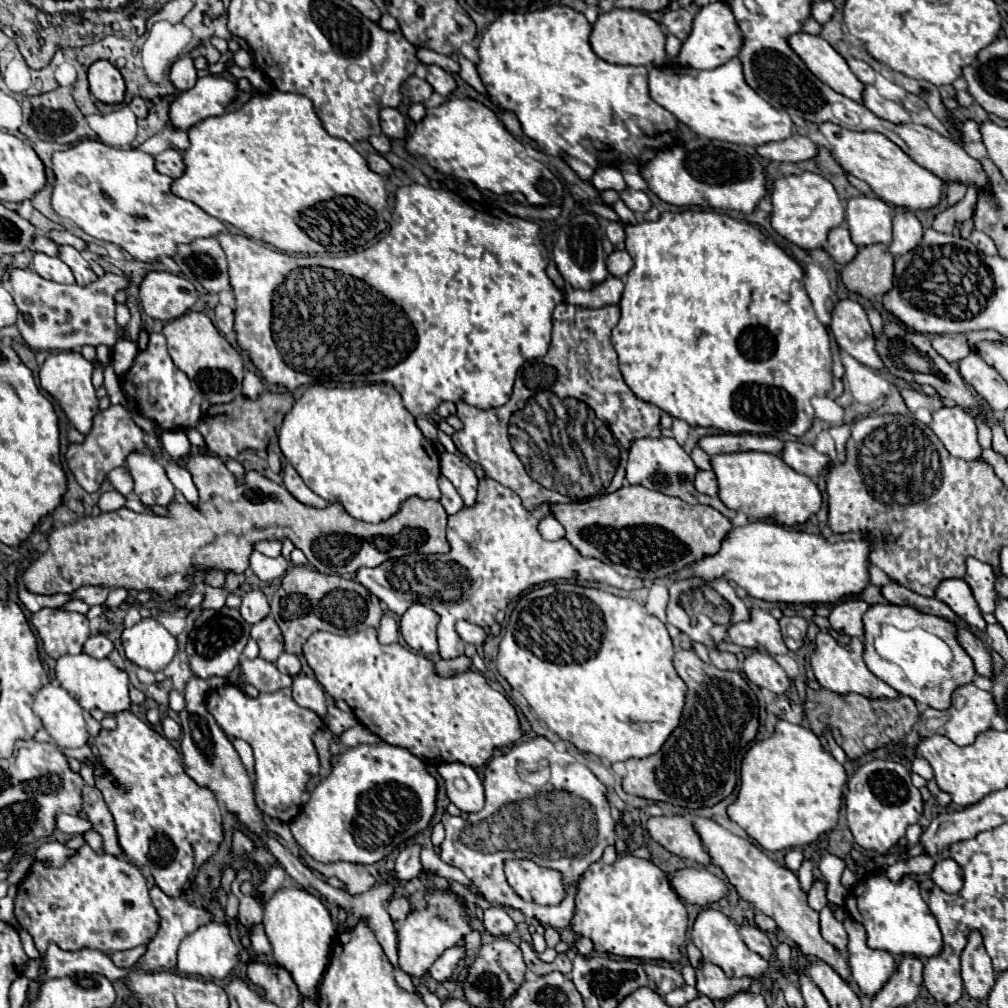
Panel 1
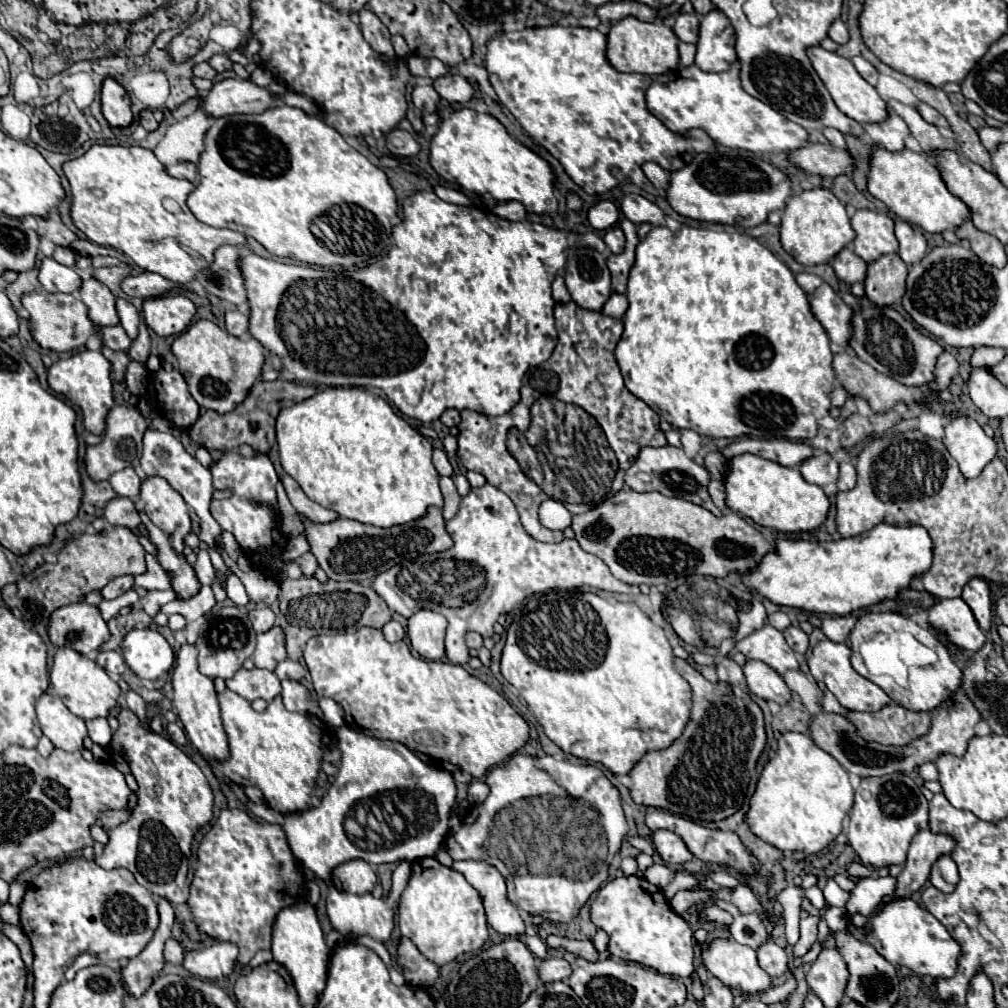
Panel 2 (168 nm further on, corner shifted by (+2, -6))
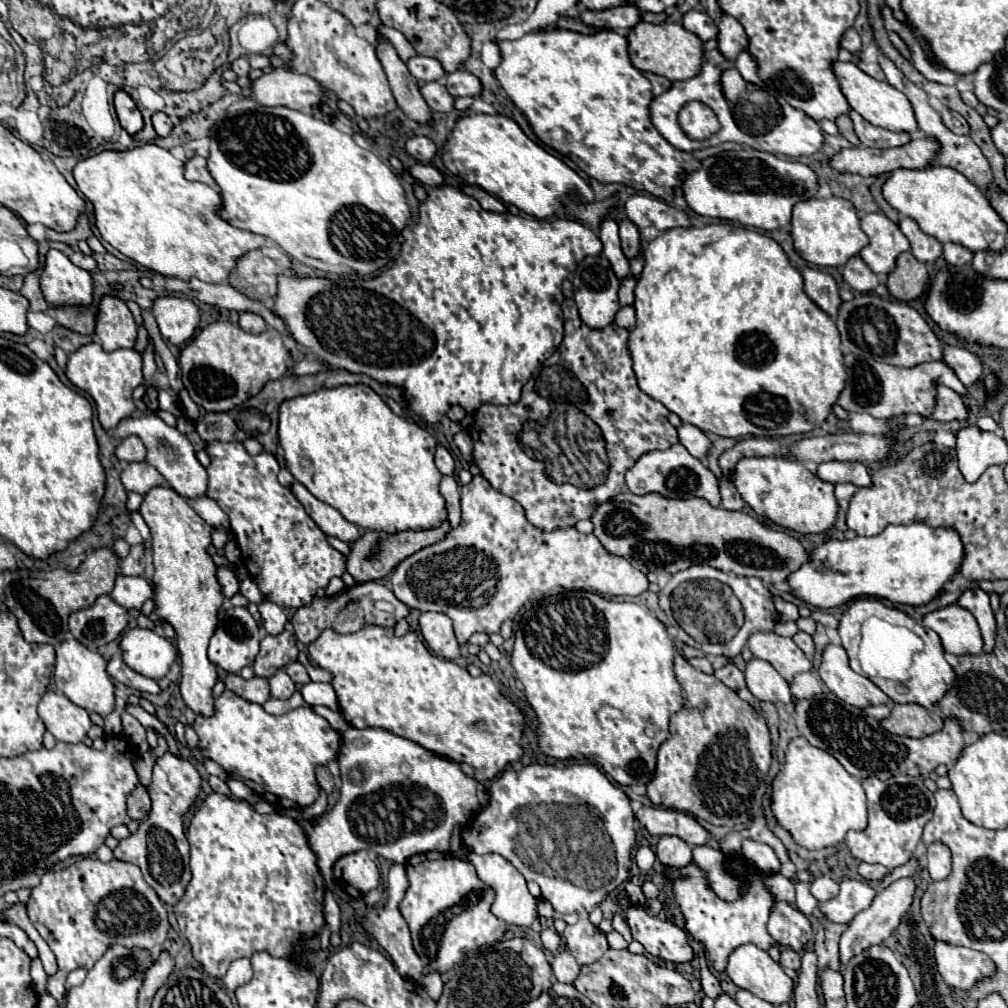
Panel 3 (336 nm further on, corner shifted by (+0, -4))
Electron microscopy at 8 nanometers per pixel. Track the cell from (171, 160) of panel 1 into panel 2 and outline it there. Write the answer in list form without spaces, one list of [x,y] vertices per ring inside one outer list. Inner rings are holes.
[[[179,162],[175,166],[167,166],[167,172],[175,178],[185,178],[189,182],[197,182],[197,164],[193,164],[193,162]]]

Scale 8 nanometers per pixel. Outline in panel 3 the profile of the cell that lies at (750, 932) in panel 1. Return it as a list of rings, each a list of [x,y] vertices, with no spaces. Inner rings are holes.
[[[783,948],[783,950],[781,950],[781,956],[779,956],[779,964],[781,964],[783,968],[799,970],[799,966],[801,966],[799,958],[801,958],[801,956],[799,956],[795,950],[791,950],[791,948]]]

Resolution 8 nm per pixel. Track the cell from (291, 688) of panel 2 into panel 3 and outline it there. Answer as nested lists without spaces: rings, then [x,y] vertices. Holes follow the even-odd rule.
[[[277,670],[277,672],[269,678],[269,684],[271,684],[271,696],[273,696],[273,698],[287,700],[287,698],[291,698],[293,692],[295,692],[295,684],[293,684],[293,680],[287,676],[285,670]]]

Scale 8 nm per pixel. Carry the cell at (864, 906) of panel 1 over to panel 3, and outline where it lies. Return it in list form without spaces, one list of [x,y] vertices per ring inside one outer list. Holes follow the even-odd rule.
[[[935,940],[935,962],[937,962],[937,972],[943,976],[943,980],[959,990],[969,990],[977,980],[993,974],[993,962],[987,956],[971,948],[945,944],[943,940]]]

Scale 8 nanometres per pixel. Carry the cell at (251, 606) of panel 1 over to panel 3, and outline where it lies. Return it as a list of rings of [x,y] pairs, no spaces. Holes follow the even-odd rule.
[[[261,602],[259,614],[261,614],[261,624],[267,634],[279,634],[287,622],[285,612],[273,602]]]

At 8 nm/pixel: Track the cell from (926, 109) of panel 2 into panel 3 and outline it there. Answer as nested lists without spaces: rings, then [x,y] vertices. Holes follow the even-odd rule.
[[[943,108],[939,114],[941,114],[943,124],[945,124],[951,132],[955,132],[955,134],[969,134],[969,124],[965,122],[965,118],[963,118],[961,114],[957,114],[957,112],[949,110],[949,108]]]

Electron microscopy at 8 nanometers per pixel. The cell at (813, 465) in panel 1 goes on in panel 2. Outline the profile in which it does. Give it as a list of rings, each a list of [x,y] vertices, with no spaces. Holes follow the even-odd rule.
[[[817,452],[807,462],[803,462],[799,470],[807,482],[817,486],[833,484],[839,478],[839,464],[827,452]]]

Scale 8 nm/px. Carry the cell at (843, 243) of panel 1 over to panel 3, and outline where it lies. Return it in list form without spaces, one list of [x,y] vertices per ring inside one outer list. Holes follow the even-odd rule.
[[[851,256],[847,260],[843,266],[843,280],[855,292],[871,292],[879,284],[879,276],[859,256]]]

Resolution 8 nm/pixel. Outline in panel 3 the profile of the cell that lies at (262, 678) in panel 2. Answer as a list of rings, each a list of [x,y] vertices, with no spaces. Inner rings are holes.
[[[229,674],[225,678],[225,686],[239,694],[241,698],[249,700],[249,702],[255,702],[255,704],[265,704],[271,696],[269,696],[269,680],[267,678],[259,678],[259,676],[253,676],[249,680],[241,678],[239,674]]]

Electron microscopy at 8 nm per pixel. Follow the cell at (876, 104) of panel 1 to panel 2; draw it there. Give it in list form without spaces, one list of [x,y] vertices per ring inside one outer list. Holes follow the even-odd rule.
[[[891,112],[891,116],[887,118],[887,122],[881,124],[863,124],[865,134],[871,138],[871,142],[875,146],[881,146],[885,150],[897,152],[905,148],[905,138],[909,136],[907,124]]]

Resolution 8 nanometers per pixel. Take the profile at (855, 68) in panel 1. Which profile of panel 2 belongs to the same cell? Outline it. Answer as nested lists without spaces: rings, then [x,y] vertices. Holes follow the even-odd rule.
[[[855,56],[855,58],[851,58],[851,62],[853,62],[853,66],[857,68],[857,72],[869,82],[869,84],[877,84],[877,78],[879,78],[879,72],[875,70],[875,66],[871,64],[871,62],[867,62],[865,58],[861,58],[861,56]]]

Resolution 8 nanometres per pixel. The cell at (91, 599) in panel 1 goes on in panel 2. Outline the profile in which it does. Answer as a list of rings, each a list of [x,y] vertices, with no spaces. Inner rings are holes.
[[[125,574],[125,576],[113,578],[113,580],[101,590],[101,594],[103,594],[105,600],[111,600],[111,598],[117,598],[117,596],[125,594],[125,592],[131,590],[131,588],[133,588],[133,576],[131,576],[131,574]]]

